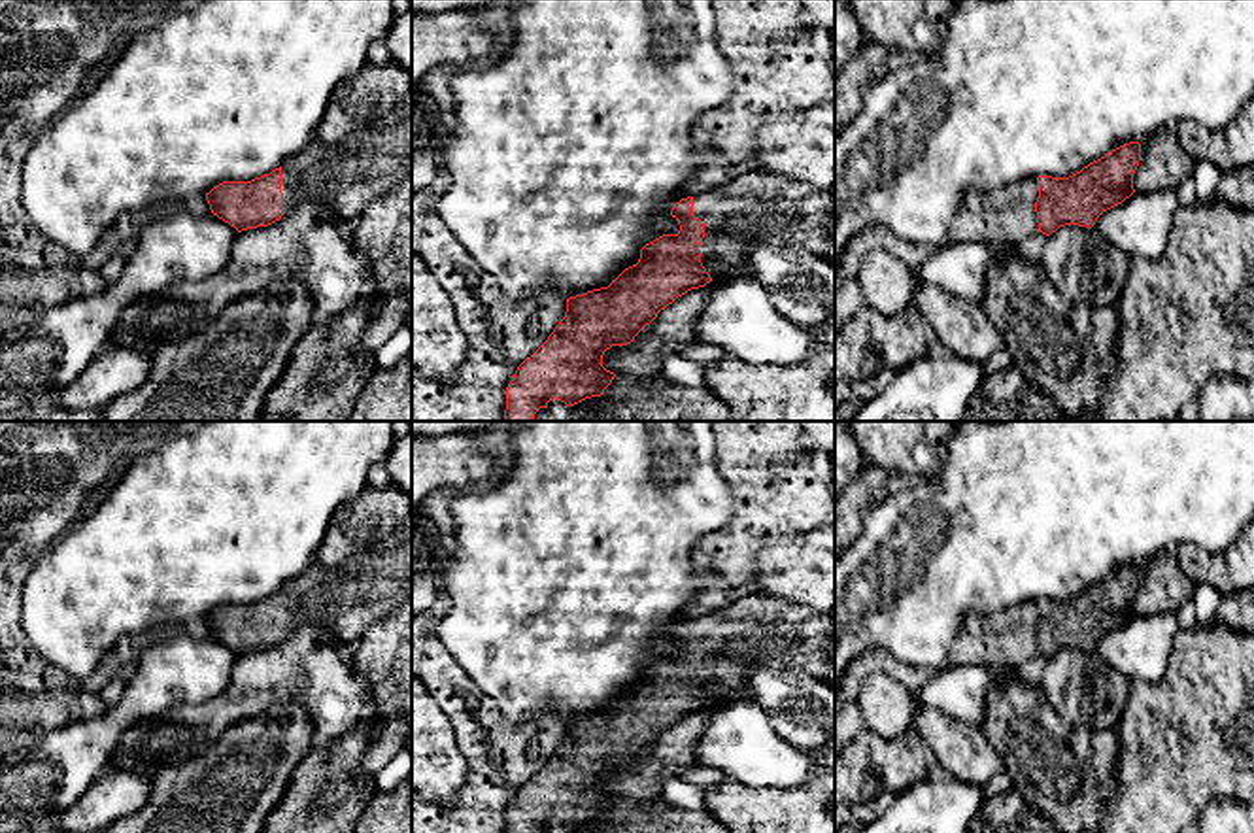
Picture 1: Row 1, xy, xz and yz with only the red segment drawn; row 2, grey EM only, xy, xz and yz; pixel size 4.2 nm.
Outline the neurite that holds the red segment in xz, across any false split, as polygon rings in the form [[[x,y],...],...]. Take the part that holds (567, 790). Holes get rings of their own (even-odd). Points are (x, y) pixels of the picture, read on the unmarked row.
[[[750,593],[727,606],[697,620],[682,621],[670,633],[678,642],[676,657],[663,657],[640,672],[636,688],[625,691],[608,710],[593,712],[567,722],[567,735],[548,763],[527,780],[506,810],[506,833],[540,833],[557,822],[574,829],[585,822],[601,820],[612,807],[614,795],[602,790],[602,778],[612,769],[627,769],[650,748],[661,733],[691,712],[710,705],[725,705],[750,697],[748,674],[754,669],[799,669],[814,678],[823,678],[829,663],[829,642],[835,635],[835,616],[814,612],[812,608],[765,593]]]

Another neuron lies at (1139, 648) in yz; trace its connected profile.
[[[1177,614],[1133,616],[1103,635],[1093,652],[1129,680],[1156,684],[1165,674],[1178,631]]]

